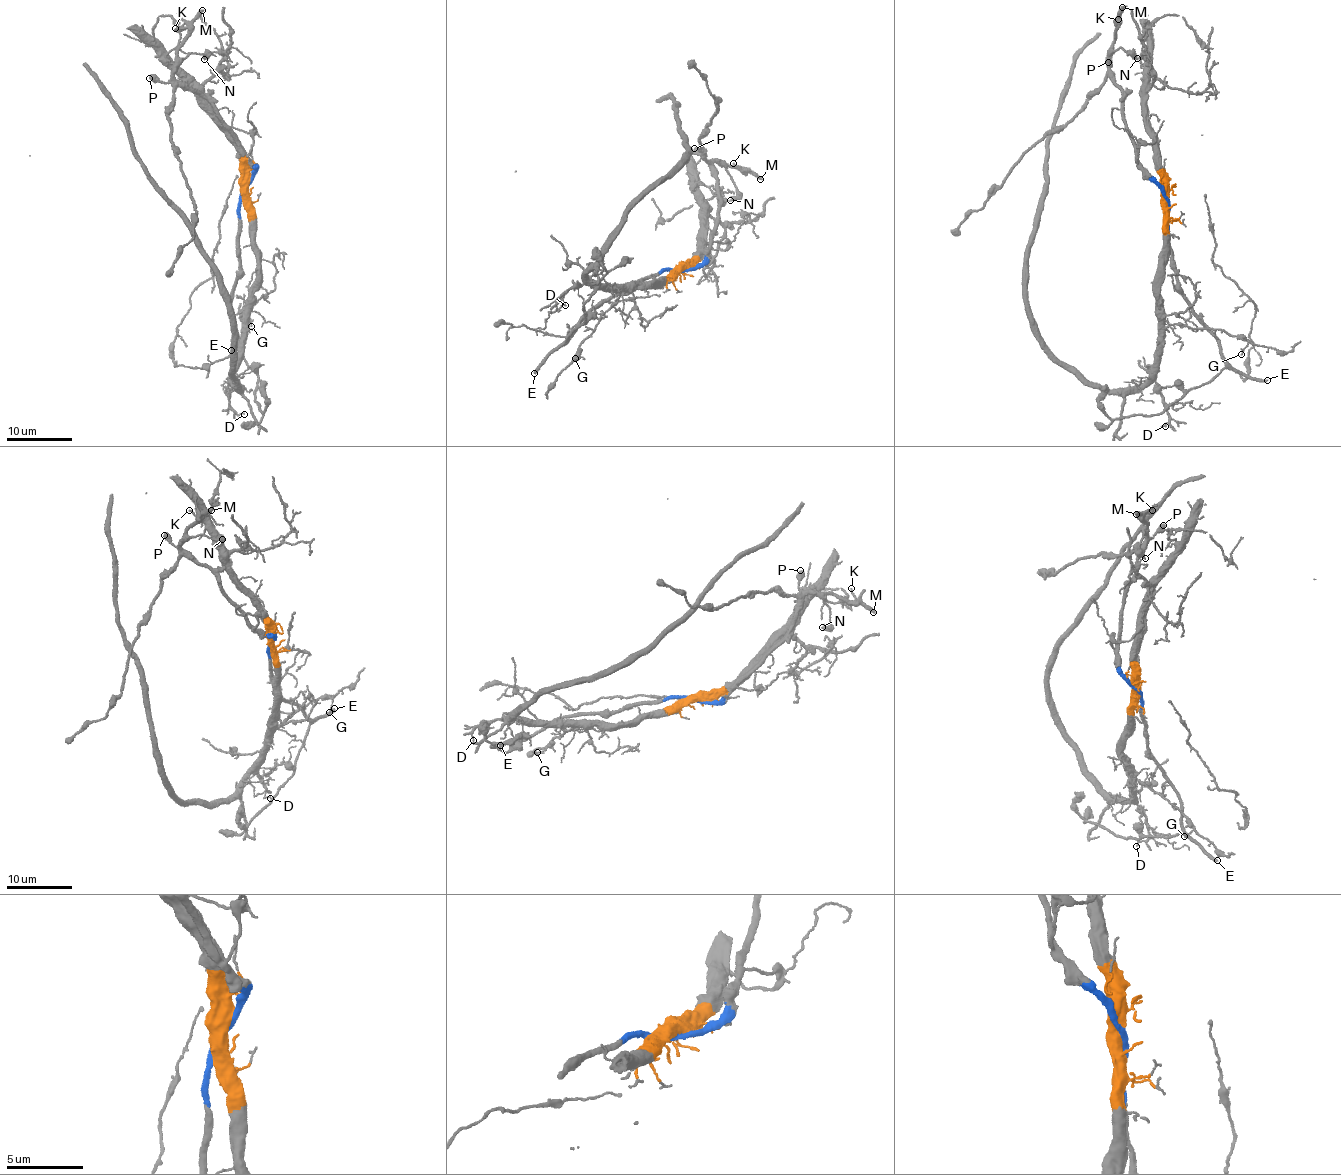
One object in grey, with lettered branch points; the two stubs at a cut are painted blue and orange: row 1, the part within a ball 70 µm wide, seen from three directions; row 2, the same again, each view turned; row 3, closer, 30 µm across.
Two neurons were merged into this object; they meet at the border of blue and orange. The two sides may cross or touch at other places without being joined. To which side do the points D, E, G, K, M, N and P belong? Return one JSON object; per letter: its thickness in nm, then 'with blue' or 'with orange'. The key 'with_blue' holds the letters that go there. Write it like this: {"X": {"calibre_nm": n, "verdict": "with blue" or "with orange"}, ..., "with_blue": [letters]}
{"D": {"calibre_nm": 100, "verdict": "with orange"}, "E": {"calibre_nm": 320, "verdict": "with blue"}, "G": {"calibre_nm": 80, "verdict": "with orange"}, "K": {"calibre_nm": 170, "verdict": "with blue"}, "M": {"calibre_nm": 360, "verdict": "with blue"}, "N": {"calibre_nm": 400, "verdict": "with blue"}, "P": {"calibre_nm": 650, "verdict": "with blue"}, "with_blue": ["E", "K", "M", "N", "P"]}

